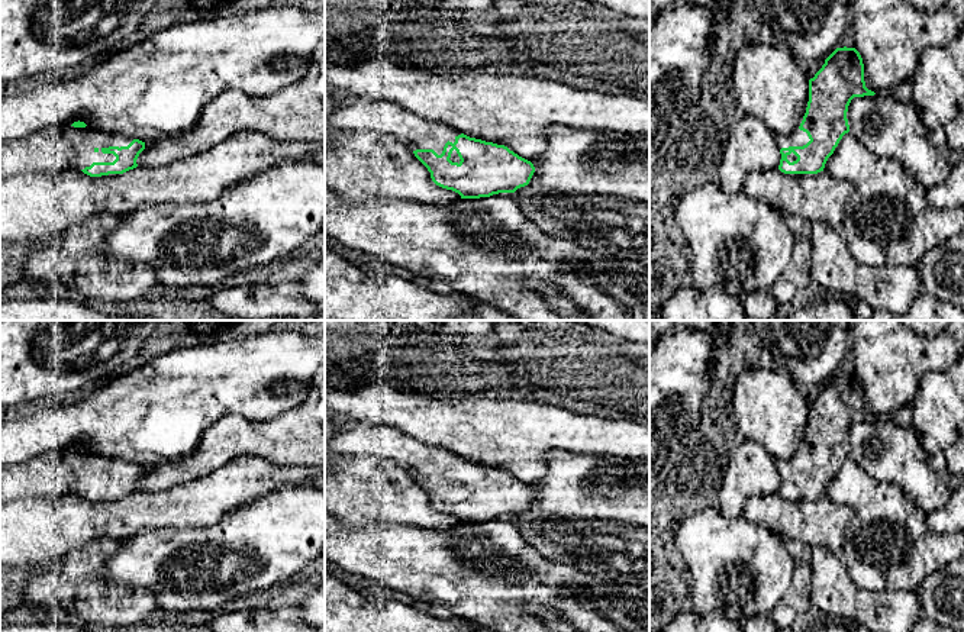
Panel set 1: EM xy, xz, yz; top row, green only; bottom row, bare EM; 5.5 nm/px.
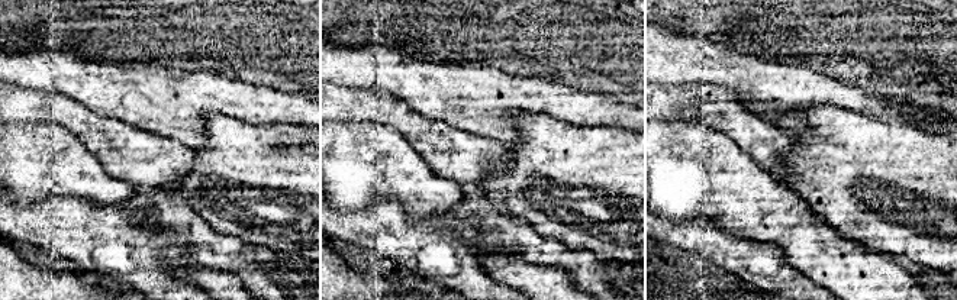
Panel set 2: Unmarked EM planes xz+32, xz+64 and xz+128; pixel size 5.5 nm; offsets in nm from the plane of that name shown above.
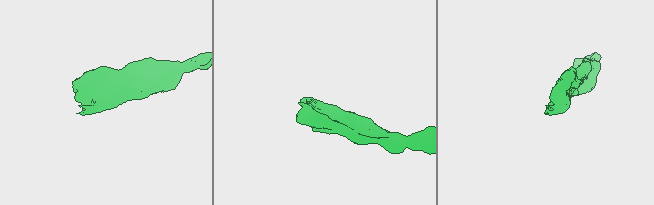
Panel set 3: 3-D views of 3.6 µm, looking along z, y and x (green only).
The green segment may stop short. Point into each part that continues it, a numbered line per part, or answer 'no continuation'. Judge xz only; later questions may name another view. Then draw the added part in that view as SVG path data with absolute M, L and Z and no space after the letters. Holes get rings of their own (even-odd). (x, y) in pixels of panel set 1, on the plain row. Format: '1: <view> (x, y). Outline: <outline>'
1: xz (357, 438). Outline: M351 422L338 423L329 438L331 449L338 455L386 457L412 475L433 474L442 478L445 468L461 460L446 449L429 446L394 426L384 423Z

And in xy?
1: xy (83, 464). Outline: M65 452L65 462L72 471L72 483L70 493L84 494L93 487L113 487L113 478L103 478L103 473L109 471L128 471L133 464L116 458L107 458L94 452Z

